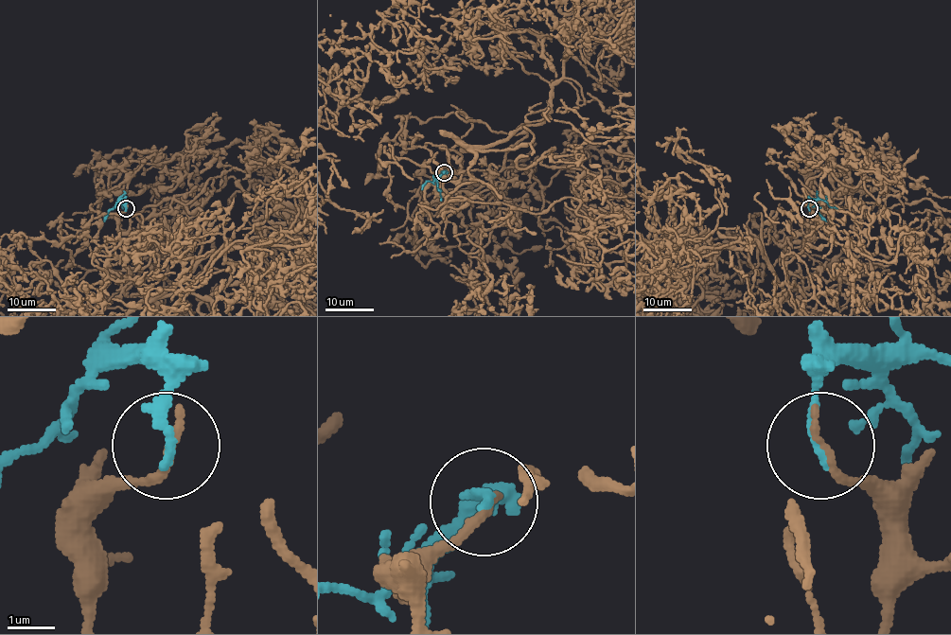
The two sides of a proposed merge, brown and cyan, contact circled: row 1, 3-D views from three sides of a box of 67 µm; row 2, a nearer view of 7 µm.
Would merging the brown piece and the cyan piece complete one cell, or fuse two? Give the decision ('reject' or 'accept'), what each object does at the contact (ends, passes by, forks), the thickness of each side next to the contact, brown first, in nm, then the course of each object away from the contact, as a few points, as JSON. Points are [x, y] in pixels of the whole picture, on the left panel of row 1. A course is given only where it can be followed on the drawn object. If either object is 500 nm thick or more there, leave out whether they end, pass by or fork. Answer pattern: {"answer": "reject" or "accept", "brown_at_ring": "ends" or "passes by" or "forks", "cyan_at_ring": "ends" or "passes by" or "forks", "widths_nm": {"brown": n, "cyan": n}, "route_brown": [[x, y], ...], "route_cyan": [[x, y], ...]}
{"answer": "reject", "brown_at_ring": "ends", "cyan_at_ring": "ends", "widths_nm": {"brown": 200, "cyan": 240}, "route_brown": [[126, 208], [117, 228], [154, 240], [188, 220], [182, 195], [175, 199], [209, 220], [199, 262]], "route_cyan": [[126, 208], [126, 202], [121, 200], [104, 221]]}

